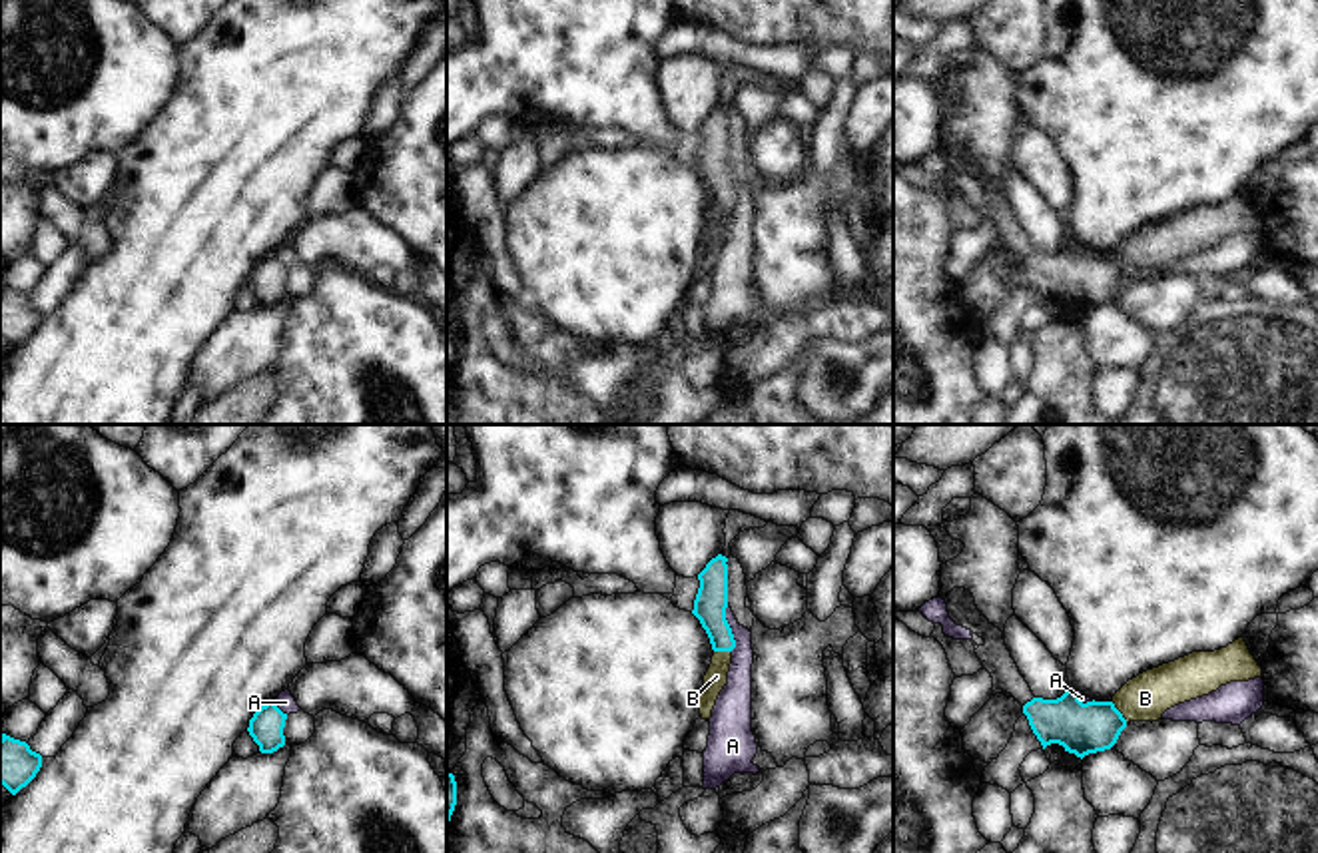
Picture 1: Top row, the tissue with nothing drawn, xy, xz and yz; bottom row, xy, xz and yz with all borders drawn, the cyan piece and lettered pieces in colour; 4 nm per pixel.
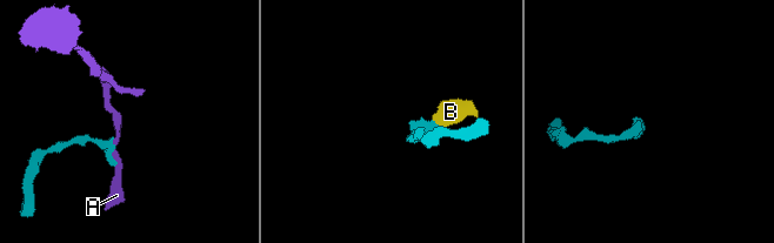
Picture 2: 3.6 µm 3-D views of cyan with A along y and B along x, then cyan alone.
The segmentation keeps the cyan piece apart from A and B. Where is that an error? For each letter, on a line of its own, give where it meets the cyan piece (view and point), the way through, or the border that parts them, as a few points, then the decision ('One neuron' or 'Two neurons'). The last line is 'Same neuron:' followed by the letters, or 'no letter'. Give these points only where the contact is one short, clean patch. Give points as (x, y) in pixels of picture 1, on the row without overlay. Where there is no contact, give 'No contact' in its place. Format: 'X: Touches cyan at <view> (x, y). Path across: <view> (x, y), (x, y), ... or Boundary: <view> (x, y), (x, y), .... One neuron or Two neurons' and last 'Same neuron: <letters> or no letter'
A: Touches cyan at xz (730, 182). Boundary: xz (726, 158), (726, 176), (734, 194), (732, 204). Two neurons
B: Touches cyan at yz (1119, 266). Path across: yz (1081, 282), (1091, 282), (1119, 266), (1145, 252). One neuron
Same neuron: B.

